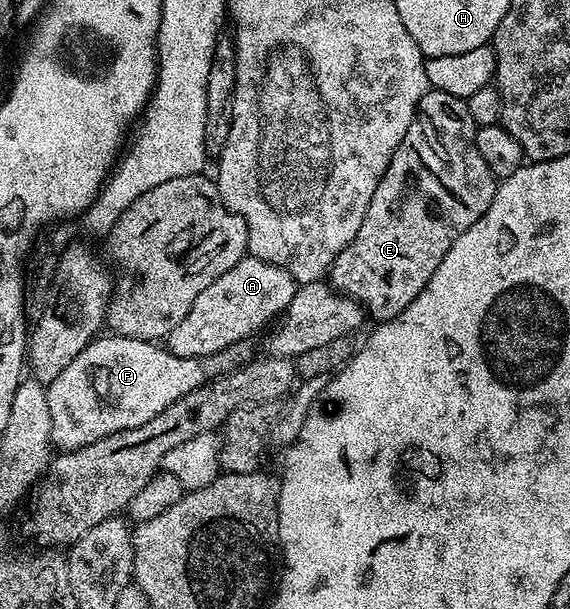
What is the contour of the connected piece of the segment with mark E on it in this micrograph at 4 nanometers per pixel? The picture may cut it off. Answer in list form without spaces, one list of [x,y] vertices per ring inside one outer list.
[[[430,90],[425,92],[423,98],[418,102],[417,113],[413,116],[407,134],[403,134],[403,142],[399,142],[399,146],[393,151],[393,157],[379,186],[375,186],[375,194],[371,194],[371,206],[367,206],[367,214],[363,214],[363,222],[359,226],[355,238],[351,238],[349,245],[337,255],[327,273],[328,283],[333,291],[344,293],[357,301],[370,317],[374,316],[374,321],[393,320],[404,308],[411,306],[411,302],[415,300],[419,290],[423,290],[427,286],[431,274],[435,274],[439,262],[443,262],[443,254],[447,254],[447,250],[451,250],[455,238],[459,238],[459,234],[463,234],[471,226],[475,226],[475,222],[479,222],[479,218],[485,216],[487,206],[491,206],[491,198],[497,192],[498,181],[487,166],[487,162],[483,162],[483,156],[479,154],[479,150],[475,146],[477,130],[478,125],[474,124],[466,101],[455,98],[451,94]]]

